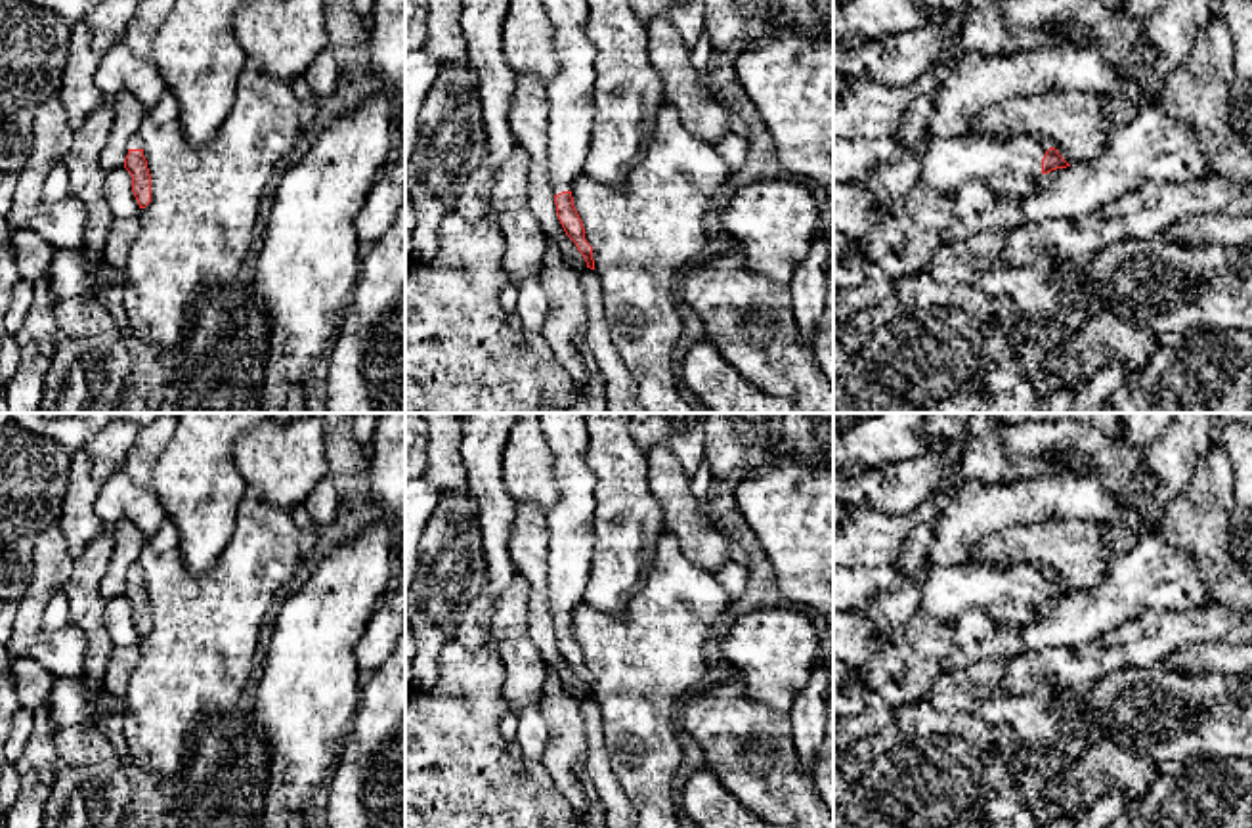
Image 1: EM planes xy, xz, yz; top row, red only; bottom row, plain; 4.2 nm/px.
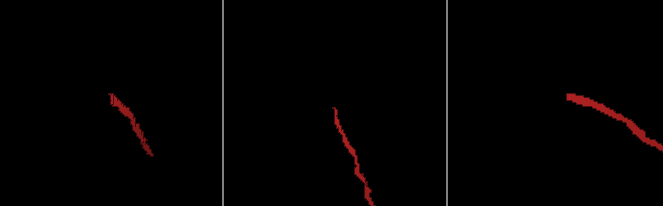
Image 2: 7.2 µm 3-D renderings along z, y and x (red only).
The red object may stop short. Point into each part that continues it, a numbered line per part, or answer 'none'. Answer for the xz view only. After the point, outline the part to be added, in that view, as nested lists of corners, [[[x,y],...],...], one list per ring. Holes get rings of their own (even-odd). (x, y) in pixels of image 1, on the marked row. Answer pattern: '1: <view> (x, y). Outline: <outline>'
1: xz (570, 102). Outline: [[[543,0],[554,27],[554,46],[560,61],[558,73],[545,82],[549,103],[547,170],[552,195],[572,191],[573,178],[583,172],[594,119],[593,88],[596,80],[596,48],[587,36],[587,0]]]

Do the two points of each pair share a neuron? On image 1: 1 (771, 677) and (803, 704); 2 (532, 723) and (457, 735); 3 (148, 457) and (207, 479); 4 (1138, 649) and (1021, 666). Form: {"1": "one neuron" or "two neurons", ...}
{"1": "two neurons", "2": "two neurons", "3": "two neurons", "4": "one neuron"}

